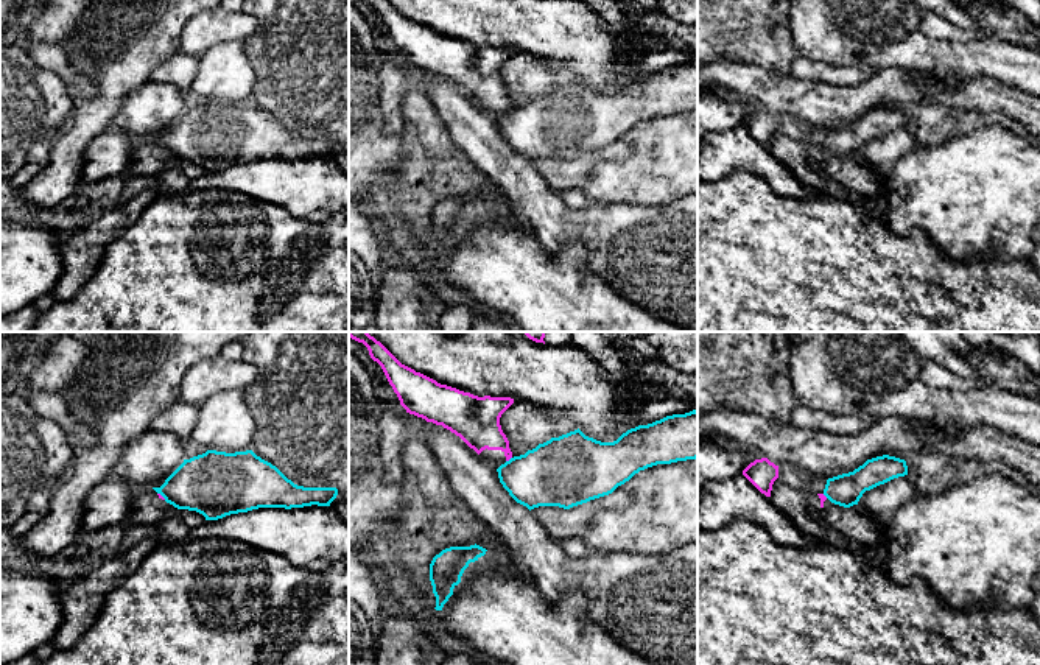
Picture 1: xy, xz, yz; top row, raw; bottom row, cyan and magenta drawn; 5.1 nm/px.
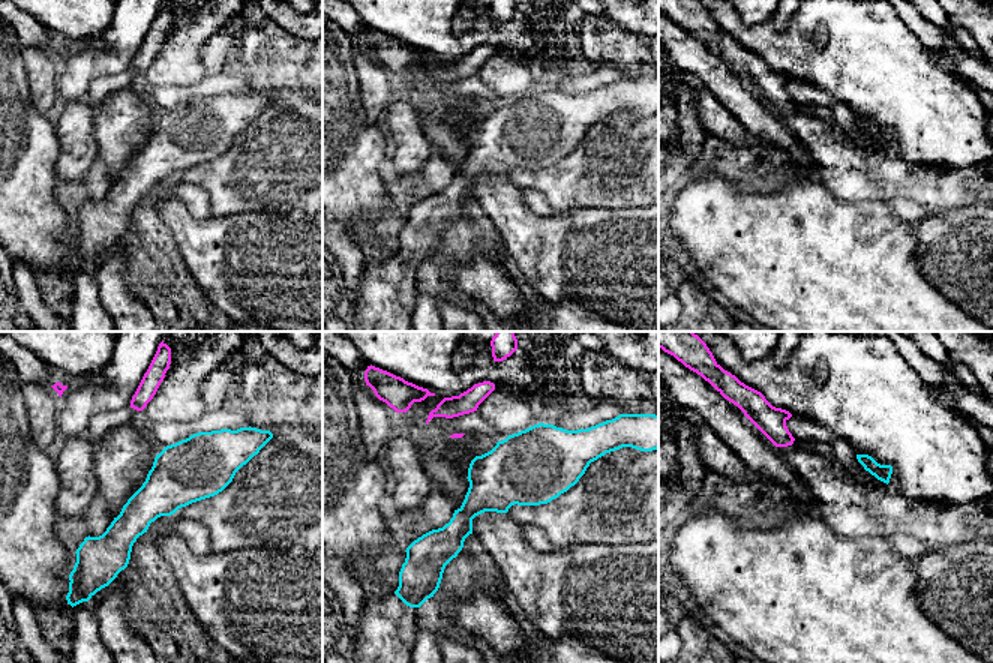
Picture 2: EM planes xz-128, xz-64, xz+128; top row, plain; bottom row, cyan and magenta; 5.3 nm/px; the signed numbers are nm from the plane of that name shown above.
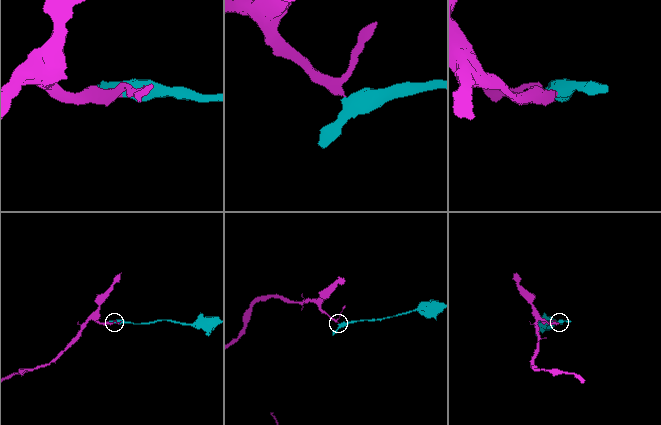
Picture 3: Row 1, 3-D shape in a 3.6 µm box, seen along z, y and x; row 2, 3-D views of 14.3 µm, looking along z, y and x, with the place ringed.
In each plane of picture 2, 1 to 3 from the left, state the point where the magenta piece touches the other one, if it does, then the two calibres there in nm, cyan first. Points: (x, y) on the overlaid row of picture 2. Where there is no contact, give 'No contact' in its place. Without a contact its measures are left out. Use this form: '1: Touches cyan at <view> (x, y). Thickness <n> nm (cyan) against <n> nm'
1: No contact
2: No contact
3: No contact

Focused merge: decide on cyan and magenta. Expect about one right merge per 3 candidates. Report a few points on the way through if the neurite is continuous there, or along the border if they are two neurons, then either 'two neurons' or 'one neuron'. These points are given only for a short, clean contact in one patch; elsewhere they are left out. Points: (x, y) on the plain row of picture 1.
border along xz (511, 108), (506, 112); two neurons

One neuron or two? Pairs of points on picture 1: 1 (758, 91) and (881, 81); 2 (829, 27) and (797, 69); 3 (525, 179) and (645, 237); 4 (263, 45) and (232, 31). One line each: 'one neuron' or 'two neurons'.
1: one neuron
2: two neurons
3: one neuron
4: two neurons

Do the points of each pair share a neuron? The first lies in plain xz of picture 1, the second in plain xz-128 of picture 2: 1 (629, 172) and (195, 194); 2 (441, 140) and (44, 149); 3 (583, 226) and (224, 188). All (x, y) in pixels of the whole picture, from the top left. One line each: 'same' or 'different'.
1: different
2: different
3: different

